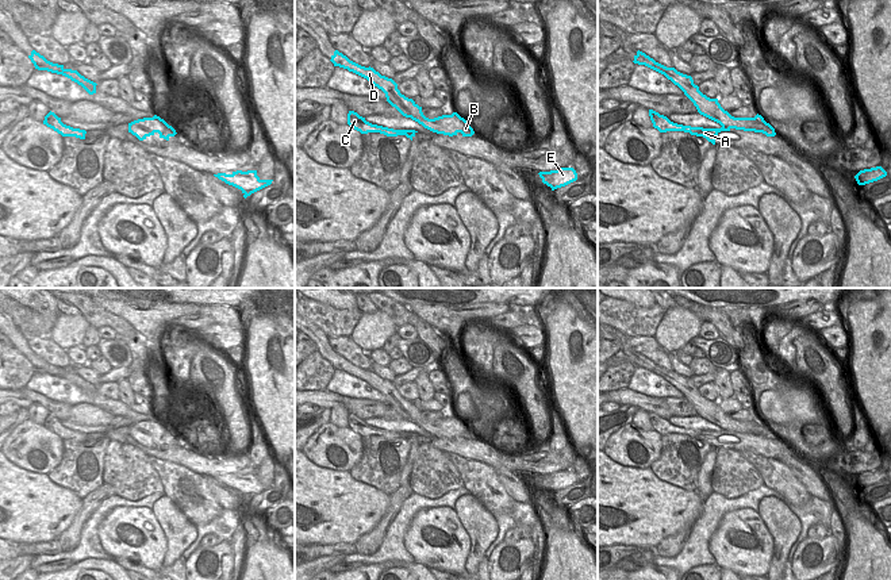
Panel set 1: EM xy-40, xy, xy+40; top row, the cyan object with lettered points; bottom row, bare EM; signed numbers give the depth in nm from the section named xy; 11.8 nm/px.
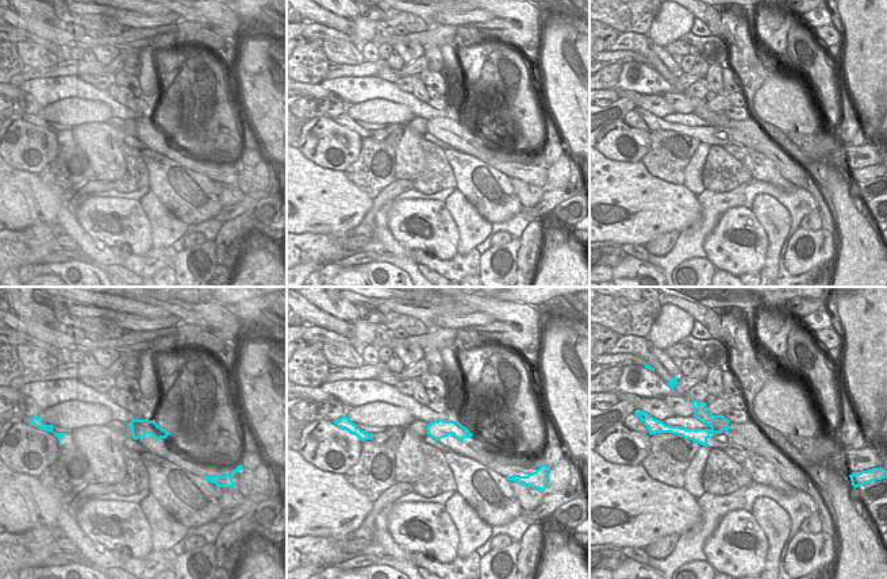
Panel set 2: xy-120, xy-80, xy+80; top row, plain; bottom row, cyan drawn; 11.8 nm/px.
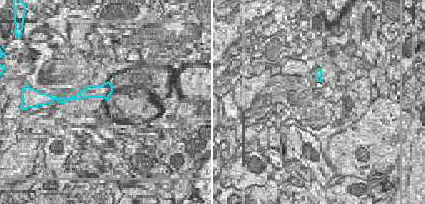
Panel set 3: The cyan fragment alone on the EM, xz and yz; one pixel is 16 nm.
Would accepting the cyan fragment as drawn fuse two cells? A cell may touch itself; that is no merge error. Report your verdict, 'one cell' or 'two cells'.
two cells

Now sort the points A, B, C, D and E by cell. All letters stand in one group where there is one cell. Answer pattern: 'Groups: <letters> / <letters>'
Groups: A C / B D E

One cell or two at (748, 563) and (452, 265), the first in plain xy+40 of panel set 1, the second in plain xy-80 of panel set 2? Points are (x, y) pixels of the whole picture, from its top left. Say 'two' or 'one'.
two

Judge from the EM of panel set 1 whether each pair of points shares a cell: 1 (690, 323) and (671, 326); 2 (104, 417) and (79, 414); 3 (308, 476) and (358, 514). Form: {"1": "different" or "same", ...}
{"1": "same", "2": "same", "3": "same"}

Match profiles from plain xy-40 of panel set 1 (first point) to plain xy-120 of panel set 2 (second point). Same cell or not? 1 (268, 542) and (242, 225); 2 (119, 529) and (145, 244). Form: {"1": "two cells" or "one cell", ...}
{"1": "two cells", "2": "one cell"}

